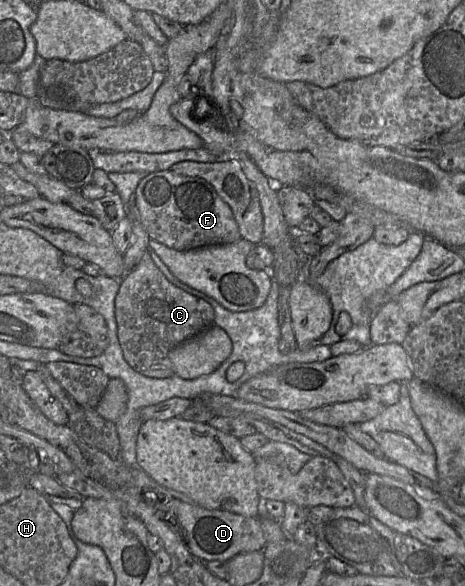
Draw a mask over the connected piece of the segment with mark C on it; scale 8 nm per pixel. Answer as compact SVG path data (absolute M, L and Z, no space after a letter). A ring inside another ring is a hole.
M148 250L137 266L120 279L115 298L117 334L126 362L150 378L175 375L169 360L170 350L214 325L213 307L170 283L155 266Z

